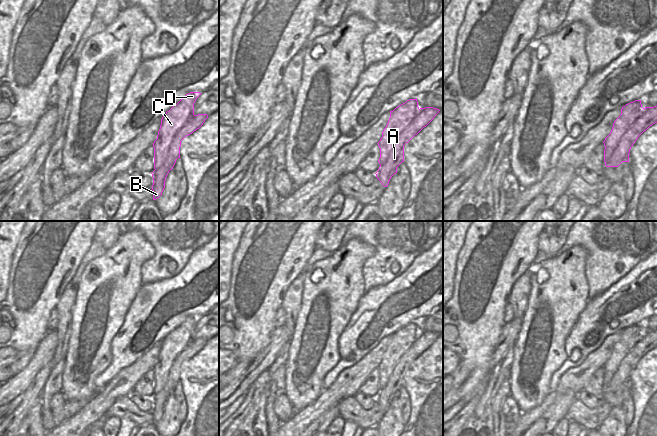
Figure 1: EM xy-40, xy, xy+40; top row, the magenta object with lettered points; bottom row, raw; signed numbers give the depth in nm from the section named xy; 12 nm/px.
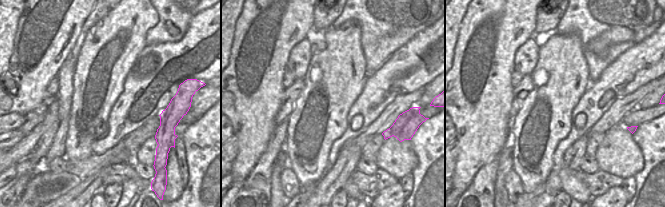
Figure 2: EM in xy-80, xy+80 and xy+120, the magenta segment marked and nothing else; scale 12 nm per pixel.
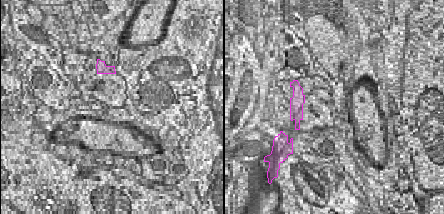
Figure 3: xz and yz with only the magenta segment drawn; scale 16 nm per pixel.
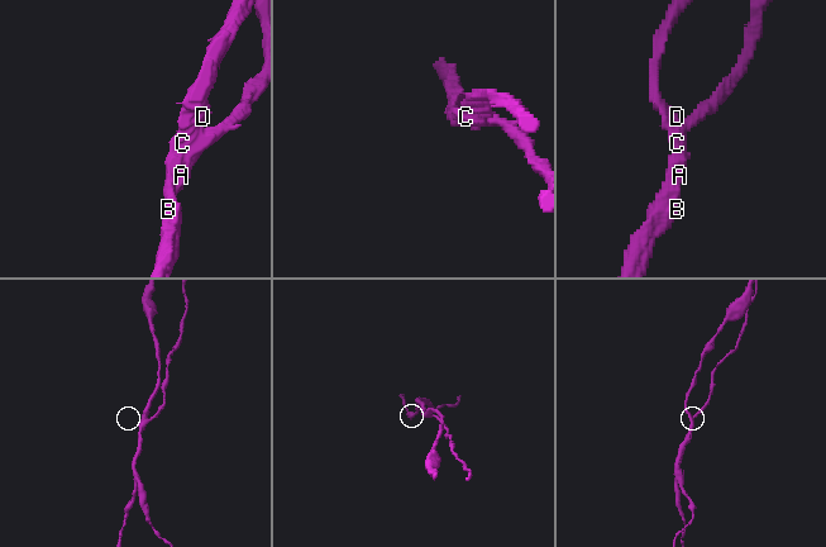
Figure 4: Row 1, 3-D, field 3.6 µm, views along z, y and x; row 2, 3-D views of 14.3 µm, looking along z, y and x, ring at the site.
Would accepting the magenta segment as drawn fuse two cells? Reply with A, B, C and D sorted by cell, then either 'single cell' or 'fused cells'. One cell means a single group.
A B / C D | fused cells

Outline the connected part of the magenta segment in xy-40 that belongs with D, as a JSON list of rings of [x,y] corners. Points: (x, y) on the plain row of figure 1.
[[[200,316],[186,318],[162,341],[157,363],[153,367],[155,394],[163,390],[175,359],[194,339],[194,327],[200,319]]]

